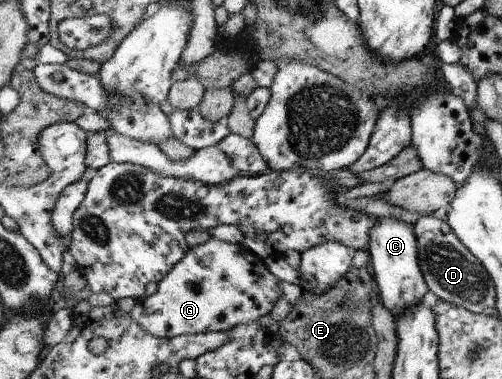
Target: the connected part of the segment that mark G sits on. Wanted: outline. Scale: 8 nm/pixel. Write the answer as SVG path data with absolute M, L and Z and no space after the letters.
M212 238L193 247L158 285L157 292L137 301L130 315L144 331L159 338L227 332L241 323L271 315L283 303L283 279L267 268L251 247Z

